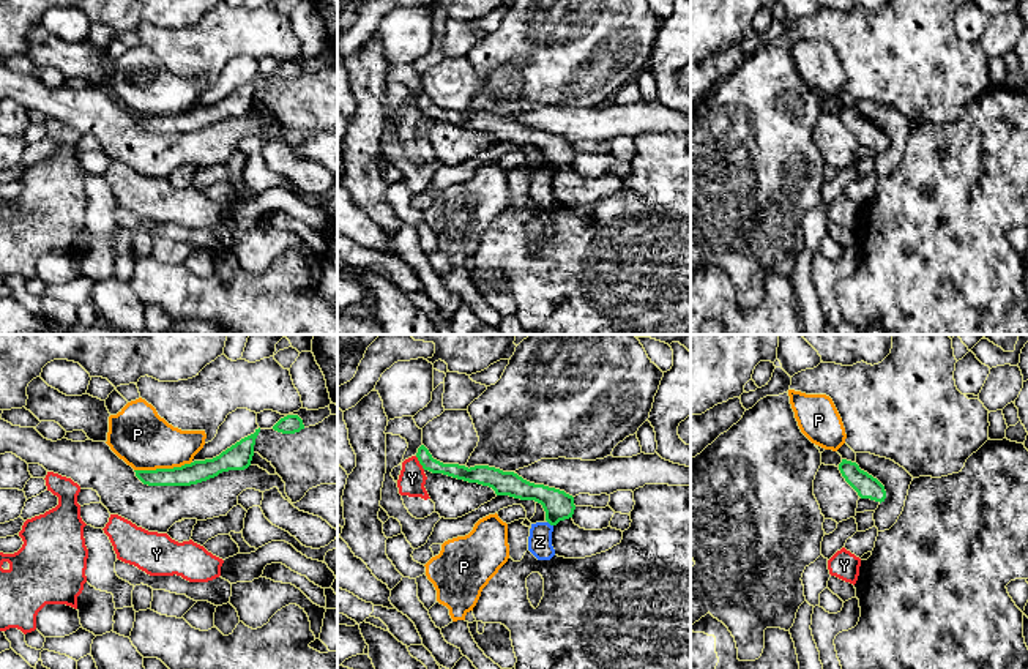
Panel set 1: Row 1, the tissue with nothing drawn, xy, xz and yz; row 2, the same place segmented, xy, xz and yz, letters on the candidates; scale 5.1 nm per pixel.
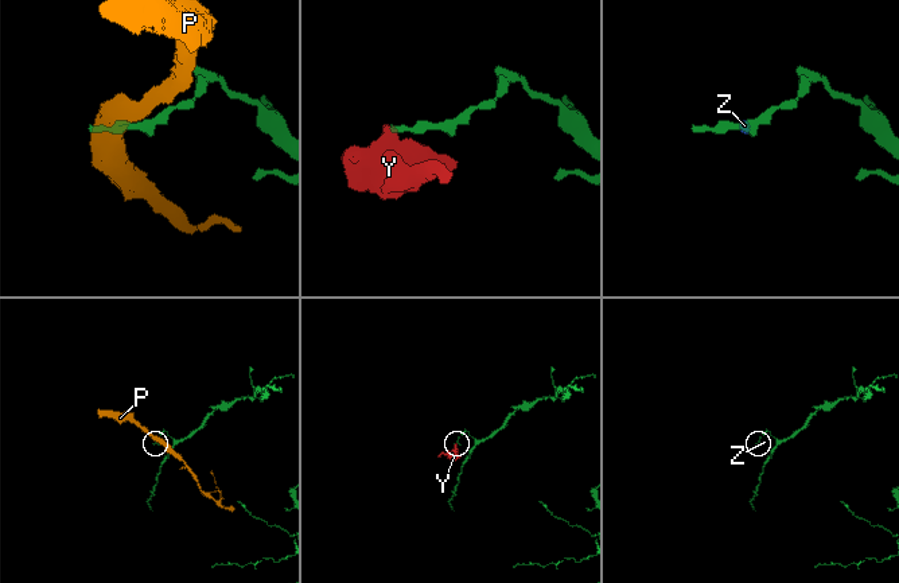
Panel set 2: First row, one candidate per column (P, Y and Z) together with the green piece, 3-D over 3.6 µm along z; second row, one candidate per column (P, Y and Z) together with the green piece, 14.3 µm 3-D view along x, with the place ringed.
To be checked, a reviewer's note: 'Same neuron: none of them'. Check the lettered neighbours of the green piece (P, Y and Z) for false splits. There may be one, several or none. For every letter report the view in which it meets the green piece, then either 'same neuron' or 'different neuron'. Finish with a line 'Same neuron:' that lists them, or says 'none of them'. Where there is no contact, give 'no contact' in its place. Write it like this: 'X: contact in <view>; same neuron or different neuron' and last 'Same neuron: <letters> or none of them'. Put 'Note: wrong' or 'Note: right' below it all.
P: contact in xy; different neuron
Y: contact in xz; different neuron
Z: contact in xz; same neuron
Same neuron: Z
Note: wrong

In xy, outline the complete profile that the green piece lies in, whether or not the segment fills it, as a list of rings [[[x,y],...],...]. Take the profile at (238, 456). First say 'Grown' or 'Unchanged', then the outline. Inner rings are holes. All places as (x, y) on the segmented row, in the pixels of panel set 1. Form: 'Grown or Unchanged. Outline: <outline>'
Unchanged. Outline: [[[260,428],[213,459],[194,461],[173,469],[134,470],[136,477],[148,486],[191,486],[222,472],[244,470],[251,465],[259,432]]]

